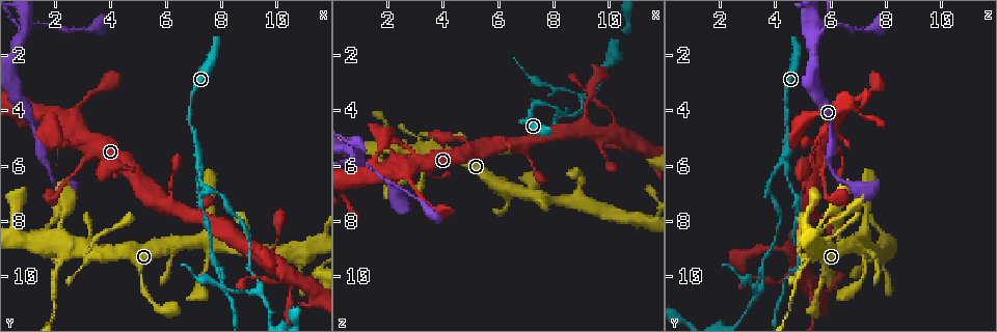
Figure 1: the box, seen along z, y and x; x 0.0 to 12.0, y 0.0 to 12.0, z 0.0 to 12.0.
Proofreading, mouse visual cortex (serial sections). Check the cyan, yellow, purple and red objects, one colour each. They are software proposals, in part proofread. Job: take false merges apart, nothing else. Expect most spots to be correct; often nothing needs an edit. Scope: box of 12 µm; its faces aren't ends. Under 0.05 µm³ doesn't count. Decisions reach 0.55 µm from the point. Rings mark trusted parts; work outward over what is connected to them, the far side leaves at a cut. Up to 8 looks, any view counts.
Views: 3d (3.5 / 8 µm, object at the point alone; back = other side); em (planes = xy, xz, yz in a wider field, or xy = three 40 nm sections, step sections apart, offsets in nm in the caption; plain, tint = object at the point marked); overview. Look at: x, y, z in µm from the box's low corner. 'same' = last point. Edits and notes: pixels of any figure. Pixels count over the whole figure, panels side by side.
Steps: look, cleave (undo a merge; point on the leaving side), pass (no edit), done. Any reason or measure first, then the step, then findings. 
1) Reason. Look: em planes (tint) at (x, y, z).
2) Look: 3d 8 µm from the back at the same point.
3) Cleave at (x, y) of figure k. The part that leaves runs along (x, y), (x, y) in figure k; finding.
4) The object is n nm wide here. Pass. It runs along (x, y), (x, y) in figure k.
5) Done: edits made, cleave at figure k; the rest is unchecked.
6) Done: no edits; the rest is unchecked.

A fork. Look: 3d 8 µm at (7.1, 5.5, 4.5).

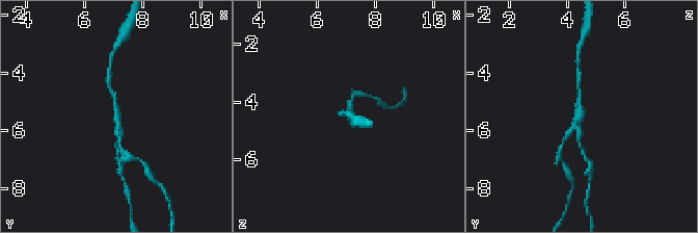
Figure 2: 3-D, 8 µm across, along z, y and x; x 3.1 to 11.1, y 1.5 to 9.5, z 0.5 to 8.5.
Zoom in. Look: 3d 3.5 µm at (7.1, 5.5, 4.4).

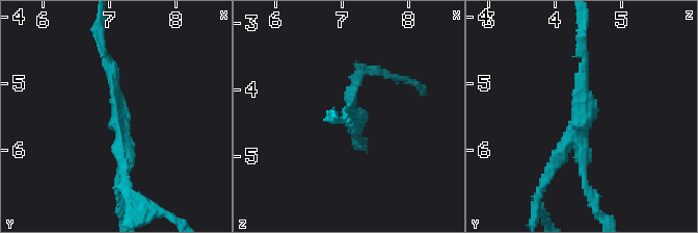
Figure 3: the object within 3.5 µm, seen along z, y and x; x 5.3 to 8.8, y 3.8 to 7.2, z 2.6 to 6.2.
The arms are 150, 150, 200 nm wide. Cleave at (548, 175) of figure 3. The part that leaves runs along (580, 119), (542, 180), (535, 205) in figure 3; a second cell is stuck on.

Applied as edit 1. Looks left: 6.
Redraw. Look: overview.

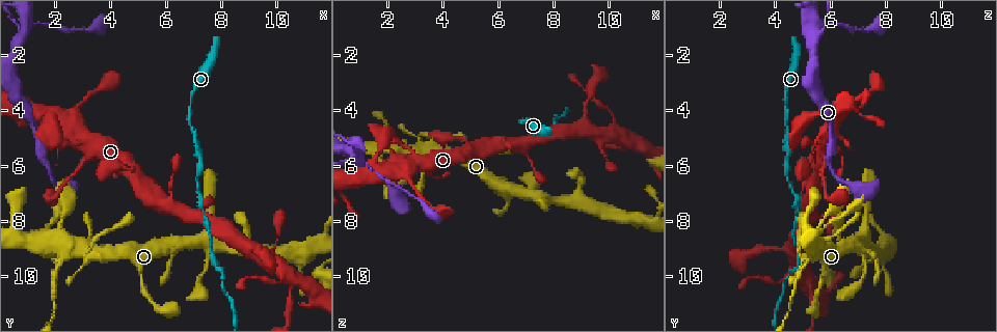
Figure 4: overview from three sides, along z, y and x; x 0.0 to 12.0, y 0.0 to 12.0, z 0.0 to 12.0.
Four arms meet. Look: 3d 3.5 µm at (1.0, 1.0, 5.4).

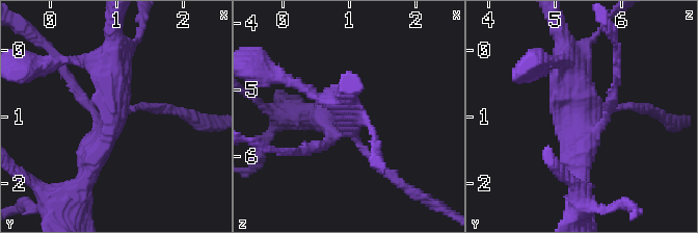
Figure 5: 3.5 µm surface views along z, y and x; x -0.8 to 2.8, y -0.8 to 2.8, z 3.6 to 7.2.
4 arms meet here; the arms are 100, 150, 350, 400 nm wide. Look: em planes (tint) at (0.95, 1.00, 5.50).

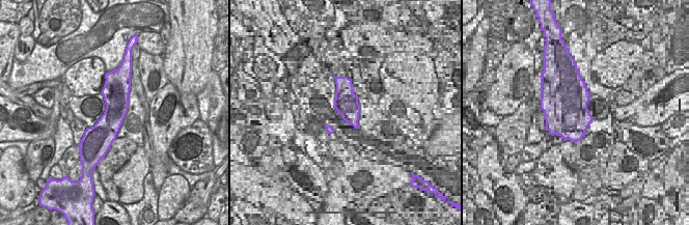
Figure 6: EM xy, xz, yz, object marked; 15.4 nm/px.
Another direction. Look: em xy step 5 (tint) at the same point.

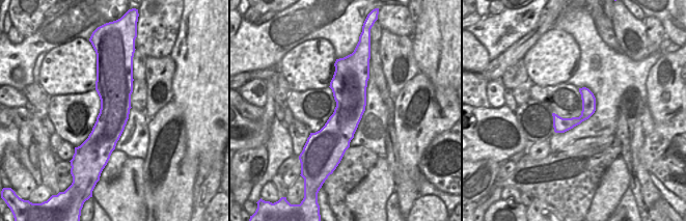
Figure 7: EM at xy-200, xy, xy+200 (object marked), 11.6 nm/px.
Pass. It runs along (585, 90), (586, 112), (556, 129) in figure 7; all the same cell.

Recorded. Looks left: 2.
Calibre changes. Look: 3d 3.5 µm at (2.2, 9.6, 5.1).

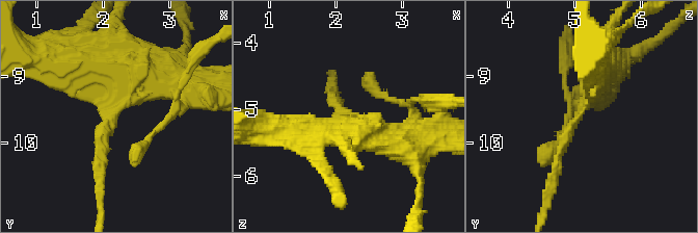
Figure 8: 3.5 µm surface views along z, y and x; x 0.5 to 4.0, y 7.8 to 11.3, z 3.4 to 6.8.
The arms are 150, 450 nm wide; need the tissue. Look: em xy step 5 (tint) at (2.15, 9.55, 5.15).

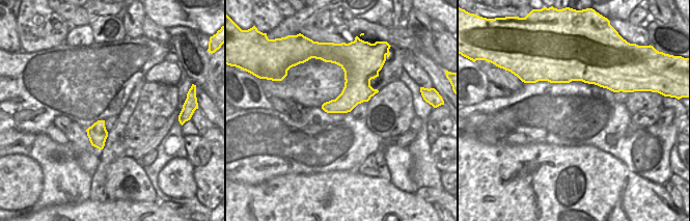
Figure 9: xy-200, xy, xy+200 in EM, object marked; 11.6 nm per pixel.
Pass. It runs along (150, 73), (134, 67), (99, 172) in figure 8; all the same cell.

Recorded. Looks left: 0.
Done: edits made, cleave at figure 3; the rest is unchecked.

